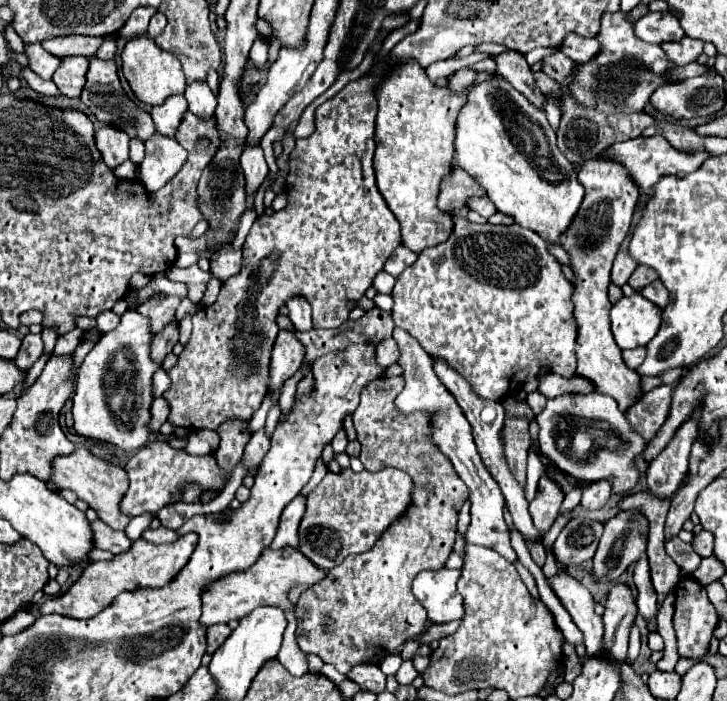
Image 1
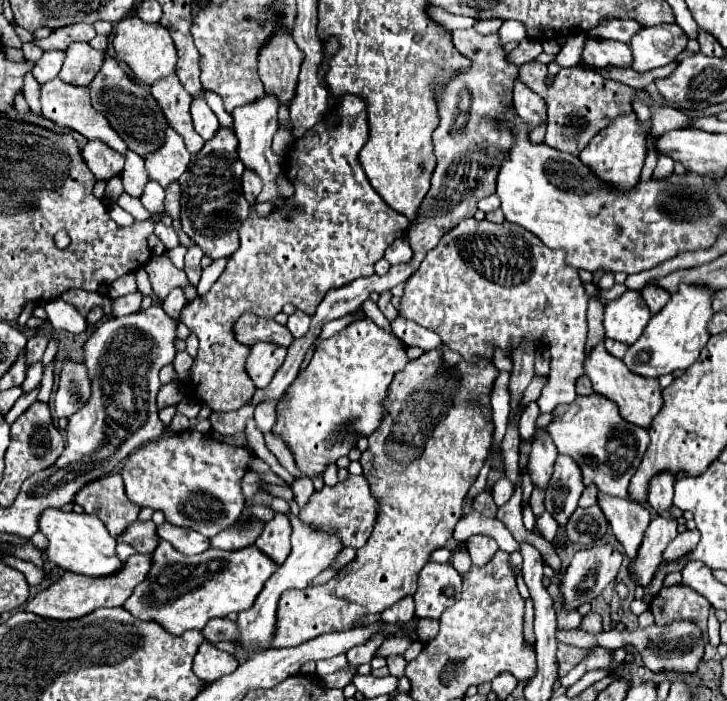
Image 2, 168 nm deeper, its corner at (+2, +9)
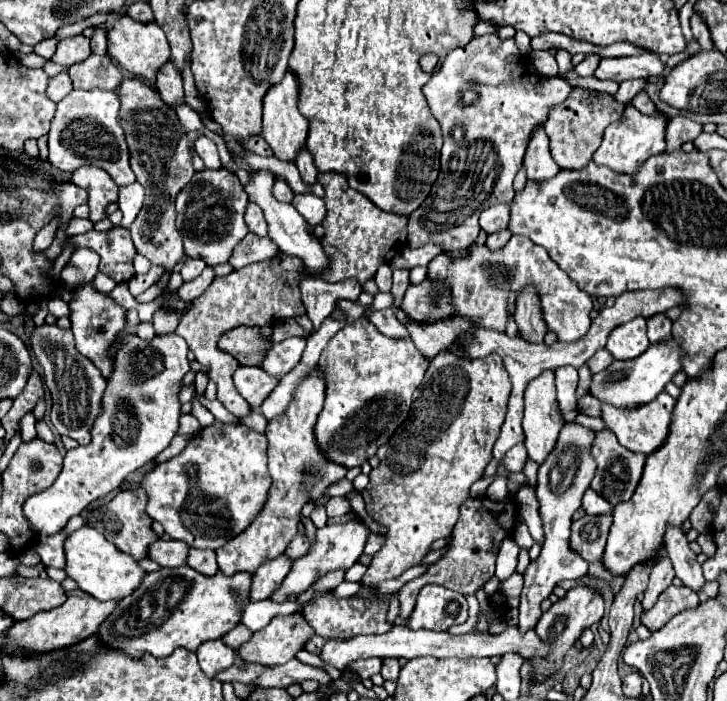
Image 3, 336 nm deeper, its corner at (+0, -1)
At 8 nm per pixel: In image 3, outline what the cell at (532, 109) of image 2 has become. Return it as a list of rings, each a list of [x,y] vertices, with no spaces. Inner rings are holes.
[[[538,127],[530,139],[530,145],[524,155],[524,169],[526,177],[536,183],[552,179],[560,171],[560,167],[554,163],[550,155],[548,135],[544,133],[544,127]]]

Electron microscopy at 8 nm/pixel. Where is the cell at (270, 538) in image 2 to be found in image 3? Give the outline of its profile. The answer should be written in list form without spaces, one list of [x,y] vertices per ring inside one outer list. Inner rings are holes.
[[[280,555],[272,561],[266,561],[252,577],[252,591],[250,591],[250,601],[262,601],[268,599],[274,591],[274,587],[278,587],[278,583],[282,583],[282,579],[288,575],[292,563],[286,555]]]

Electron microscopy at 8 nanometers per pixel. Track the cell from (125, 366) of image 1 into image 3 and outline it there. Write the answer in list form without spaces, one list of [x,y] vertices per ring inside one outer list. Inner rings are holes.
[[[174,333],[164,335],[164,337],[154,337],[152,341],[144,341],[138,335],[126,337],[124,345],[116,351],[114,373],[108,381],[108,387],[106,387],[104,399],[102,399],[104,413],[96,419],[96,423],[92,427],[92,441],[86,447],[70,449],[64,457],[64,469],[62,469],[60,477],[56,479],[56,483],[38,495],[32,495],[24,503],[24,513],[26,513],[28,521],[32,523],[32,529],[40,537],[58,533],[68,523],[70,517],[84,511],[92,501],[112,493],[116,487],[122,485],[122,481],[130,473],[134,473],[136,469],[150,463],[160,451],[164,451],[170,445],[172,437],[178,433],[178,427],[180,427],[178,419],[180,419],[182,403],[178,399],[178,393],[182,389],[184,375],[190,371],[190,361],[186,355],[188,355],[186,341]]]

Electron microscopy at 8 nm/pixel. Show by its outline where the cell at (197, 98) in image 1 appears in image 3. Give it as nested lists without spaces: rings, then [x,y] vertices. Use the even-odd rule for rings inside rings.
[[[198,137],[196,139],[196,153],[200,155],[200,159],[204,161],[206,169],[220,169],[220,153],[218,153],[218,147],[212,139],[208,137]]]

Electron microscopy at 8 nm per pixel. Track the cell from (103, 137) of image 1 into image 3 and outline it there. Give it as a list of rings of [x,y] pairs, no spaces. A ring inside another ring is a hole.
[[[84,165],[84,167],[80,167],[80,169],[76,169],[72,173],[70,181],[74,185],[86,189],[86,193],[88,193],[88,207],[90,207],[88,219],[92,223],[104,219],[106,217],[106,207],[110,203],[118,201],[118,187],[116,187],[116,183],[100,167]]]

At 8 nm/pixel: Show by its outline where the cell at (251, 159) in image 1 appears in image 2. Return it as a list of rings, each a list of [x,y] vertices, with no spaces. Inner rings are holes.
[[[244,169],[244,175],[242,175],[242,191],[244,191],[244,197],[250,201],[250,205],[254,203],[254,199],[260,193],[260,177],[256,177],[256,173],[252,173],[250,169]]]

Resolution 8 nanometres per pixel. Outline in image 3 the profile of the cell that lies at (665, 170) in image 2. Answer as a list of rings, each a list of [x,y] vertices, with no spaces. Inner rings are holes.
[[[672,117],[666,127],[666,151],[676,151],[680,149],[682,143],[696,139],[702,133],[702,125],[688,119],[688,117]]]

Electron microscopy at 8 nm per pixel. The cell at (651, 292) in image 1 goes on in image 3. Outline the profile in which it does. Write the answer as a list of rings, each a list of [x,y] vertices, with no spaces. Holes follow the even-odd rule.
[[[654,315],[648,319],[648,339],[650,343],[664,343],[666,339],[670,339],[670,329],[672,329],[672,321],[666,315]]]

